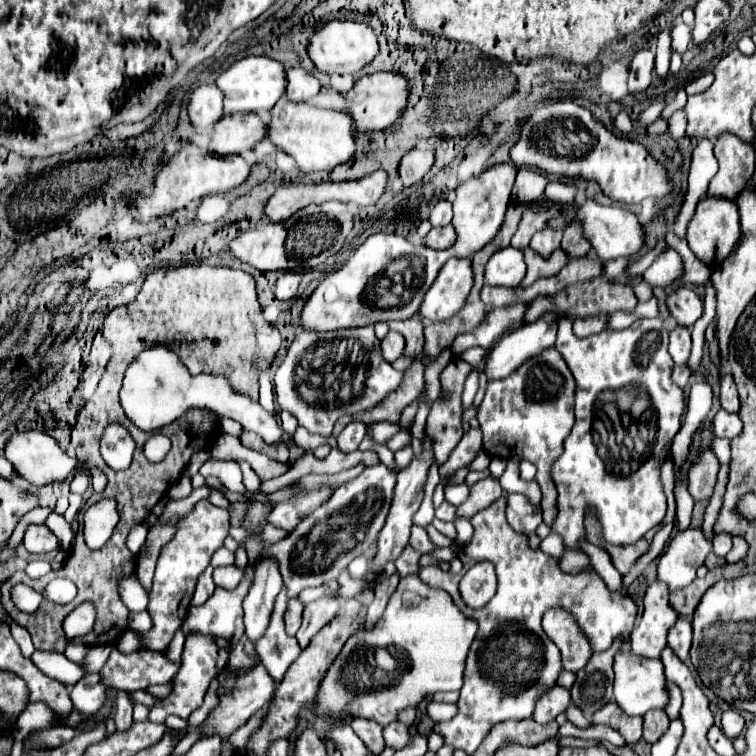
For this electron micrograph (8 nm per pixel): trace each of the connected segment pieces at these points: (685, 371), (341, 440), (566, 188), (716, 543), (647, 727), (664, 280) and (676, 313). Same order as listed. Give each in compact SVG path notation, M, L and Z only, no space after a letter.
M675 366L673 370L673 382L679 386L679 388L685 388L687 386L687 380L689 380L691 372L687 366Z
M353 420L349 422L343 432L339 434L337 438L337 448L343 452L343 454L349 454L349 452L355 452L361 444L361 422L359 420Z
M559 180L550 181L544 191L544 196L551 200L561 202L572 202L577 195L577 189L574 186L567 185Z
M717 534L713 538L713 552L723 558L729 550L731 550L731 536L729 534Z
M649 710L645 716L643 716L643 738L647 742L655 742L659 740L659 736L663 734L663 730L667 730L669 726L669 718L663 710Z
M669 248L665 254L661 254L649 270L643 272L643 280L651 286L661 286L661 288L669 288L675 282L679 282L683 278L683 260L681 256Z
M673 288L667 292L667 310L679 326L691 328L703 314L703 300L691 288Z

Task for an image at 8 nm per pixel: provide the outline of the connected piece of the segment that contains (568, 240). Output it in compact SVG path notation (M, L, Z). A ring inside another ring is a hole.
M567 226L563 230L563 240L561 240L561 248L569 254L569 258L585 258L591 252L591 244L587 240L583 240L581 236L581 228L575 226Z

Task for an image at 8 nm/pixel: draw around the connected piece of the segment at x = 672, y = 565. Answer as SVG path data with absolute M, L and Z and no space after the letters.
M701 526L677 532L677 536L669 542L669 550L659 560L659 580L667 582L671 590L691 584L697 568L705 562L709 552L711 542L703 534Z

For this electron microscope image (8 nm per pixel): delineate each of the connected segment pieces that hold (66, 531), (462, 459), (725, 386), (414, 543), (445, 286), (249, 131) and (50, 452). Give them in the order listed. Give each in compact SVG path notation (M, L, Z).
M49 516L49 518L45 520L45 526L61 540L61 546L63 546L65 550L71 548L71 542L73 542L75 534L73 534L73 530L71 530L71 526L67 524L65 518L61 518L61 516Z
M479 430L465 432L465 436L461 438L461 442L457 444L457 448L451 452L451 456L447 460L447 462L451 462L451 474L457 472L459 468L467 466L475 458L475 454L479 450L481 450L481 434L479 434Z
M731 374L721 376L721 394L719 402L727 412L737 412L739 410L739 396L737 396L737 386L733 382Z
M413 524L413 527L411 528L409 543L412 548L421 552L422 555L436 550L436 547L431 542L426 529L415 524Z
M449 258L437 280L425 294L421 314L427 320L445 320L455 316L473 286L471 258Z
M251 112L223 114L211 134L211 152L219 156L239 154L241 150L251 150L267 134L267 124Z
M23 432L39 434L39 438L9 438L3 454L13 464L17 476L31 482L33 486L45 486L55 480L63 480L75 470L75 462L67 452L45 432Z

